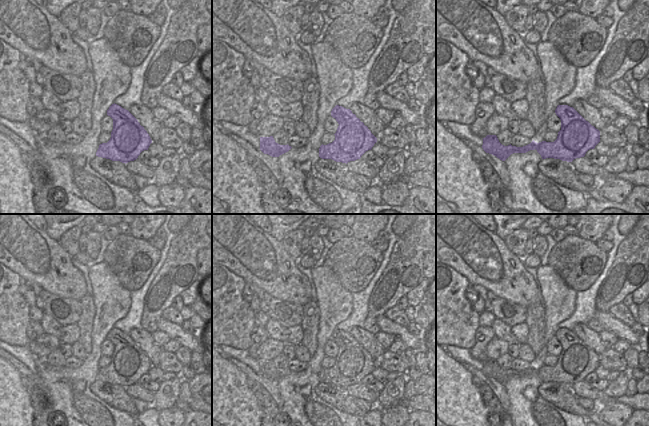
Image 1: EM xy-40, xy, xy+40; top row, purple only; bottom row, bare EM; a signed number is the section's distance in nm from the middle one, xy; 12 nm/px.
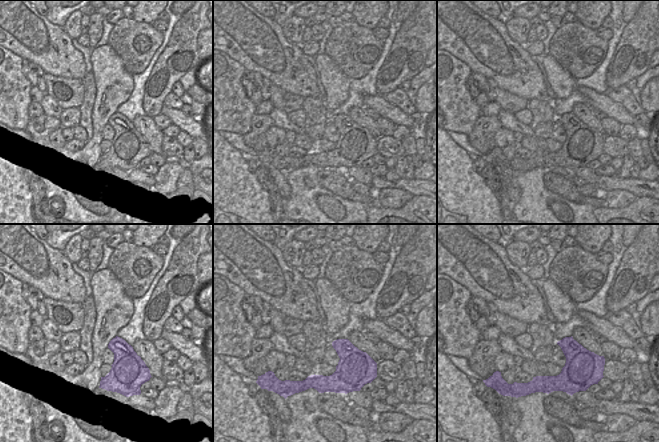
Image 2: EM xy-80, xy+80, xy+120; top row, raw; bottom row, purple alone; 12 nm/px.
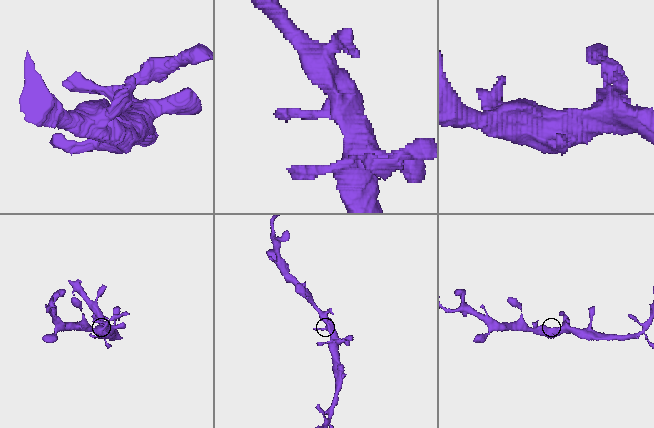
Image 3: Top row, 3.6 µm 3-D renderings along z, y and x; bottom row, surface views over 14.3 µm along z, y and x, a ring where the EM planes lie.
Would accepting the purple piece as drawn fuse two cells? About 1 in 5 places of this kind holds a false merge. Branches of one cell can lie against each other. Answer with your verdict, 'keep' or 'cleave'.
keep

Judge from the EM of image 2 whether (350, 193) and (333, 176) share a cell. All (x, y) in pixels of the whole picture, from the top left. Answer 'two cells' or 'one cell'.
one cell

